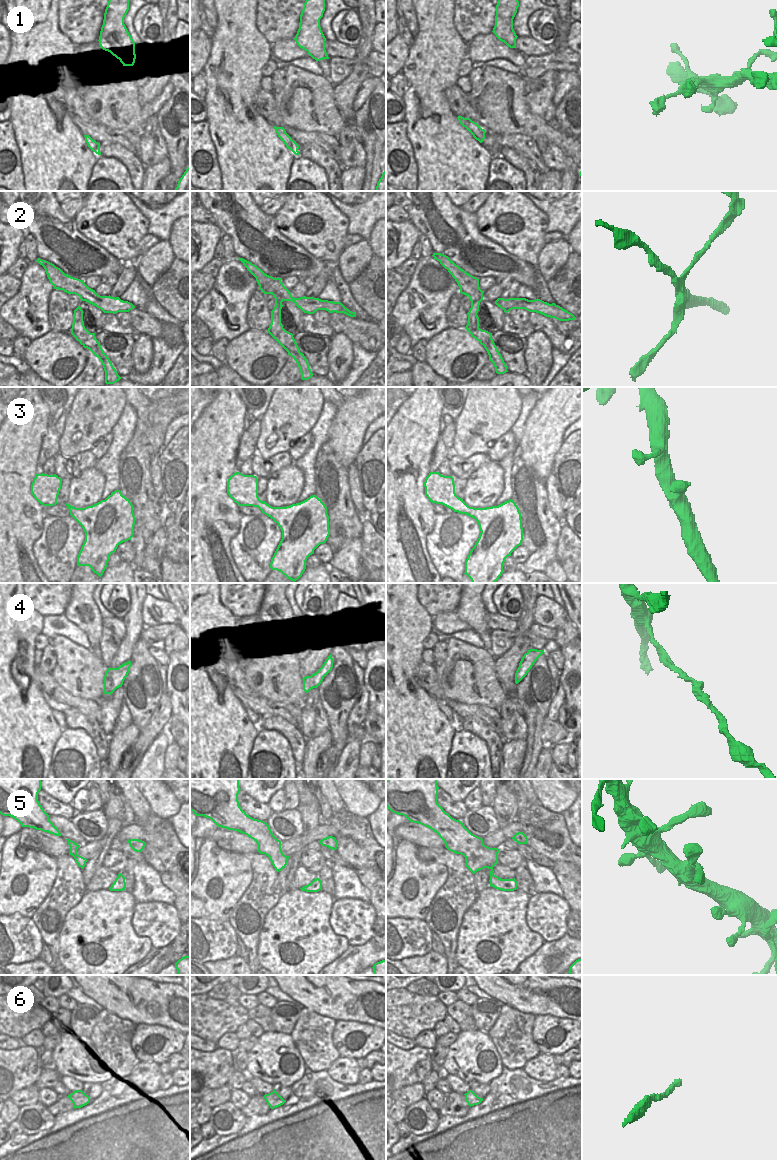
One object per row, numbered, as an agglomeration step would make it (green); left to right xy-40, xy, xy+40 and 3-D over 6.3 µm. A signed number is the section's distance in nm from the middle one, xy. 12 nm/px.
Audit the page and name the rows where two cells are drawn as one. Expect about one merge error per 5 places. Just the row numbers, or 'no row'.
2, 6.

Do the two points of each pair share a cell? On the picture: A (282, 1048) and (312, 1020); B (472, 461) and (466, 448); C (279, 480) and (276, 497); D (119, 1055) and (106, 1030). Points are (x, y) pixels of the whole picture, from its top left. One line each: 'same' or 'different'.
A: different
B: different
C: same
D: same

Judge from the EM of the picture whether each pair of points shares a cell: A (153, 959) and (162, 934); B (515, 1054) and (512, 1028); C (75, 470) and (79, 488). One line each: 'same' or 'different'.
A: different
B: same
C: different

